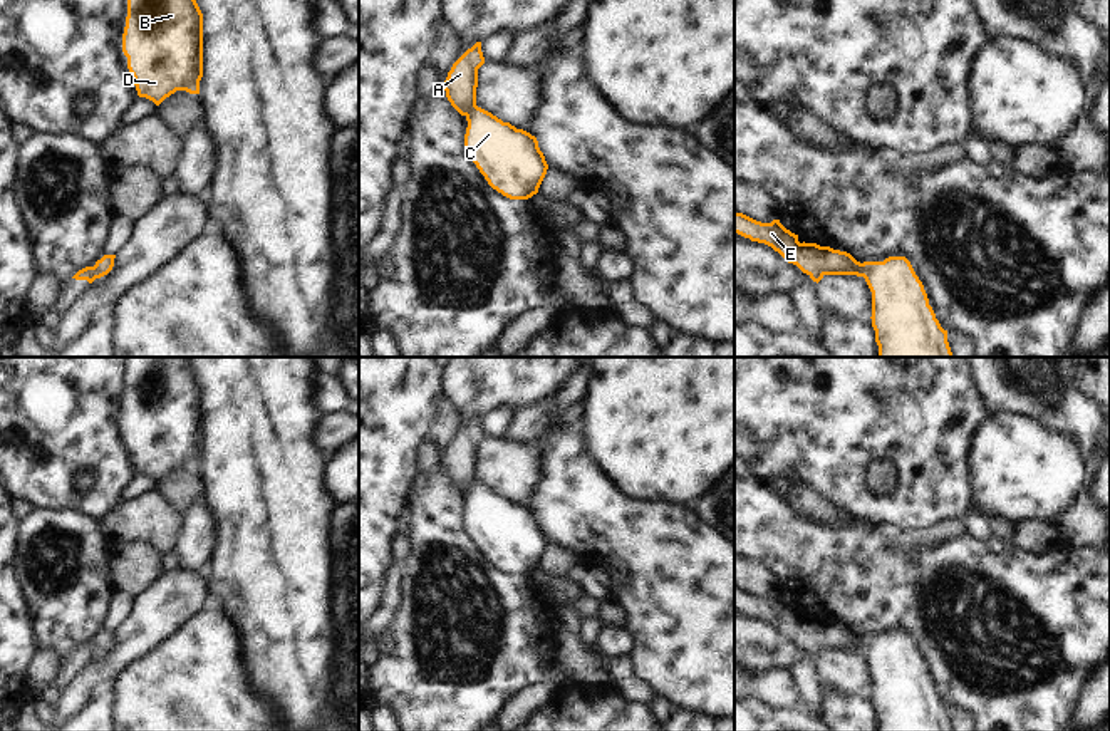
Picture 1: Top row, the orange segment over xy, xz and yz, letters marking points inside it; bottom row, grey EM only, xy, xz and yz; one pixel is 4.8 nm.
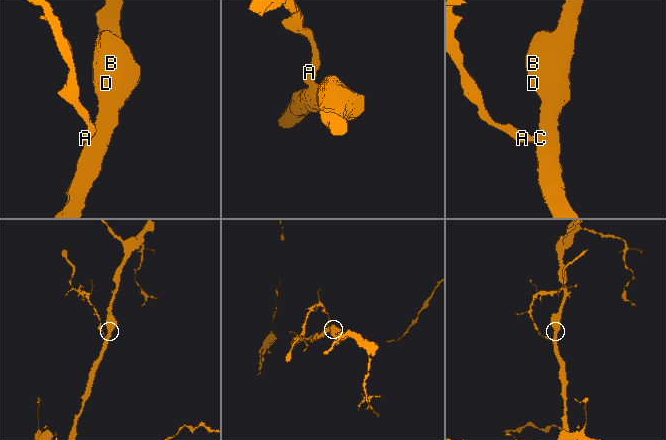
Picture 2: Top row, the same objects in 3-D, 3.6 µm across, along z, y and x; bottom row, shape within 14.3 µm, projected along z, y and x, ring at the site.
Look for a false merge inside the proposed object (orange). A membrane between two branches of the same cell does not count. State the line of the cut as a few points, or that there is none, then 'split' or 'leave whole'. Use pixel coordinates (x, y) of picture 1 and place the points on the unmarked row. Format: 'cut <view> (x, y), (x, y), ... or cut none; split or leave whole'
cut yz (861, 639), (864, 651); split

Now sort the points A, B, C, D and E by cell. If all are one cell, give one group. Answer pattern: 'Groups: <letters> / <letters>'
Groups: A E / B C D.

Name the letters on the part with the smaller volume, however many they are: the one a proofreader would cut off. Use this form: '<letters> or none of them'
A, E

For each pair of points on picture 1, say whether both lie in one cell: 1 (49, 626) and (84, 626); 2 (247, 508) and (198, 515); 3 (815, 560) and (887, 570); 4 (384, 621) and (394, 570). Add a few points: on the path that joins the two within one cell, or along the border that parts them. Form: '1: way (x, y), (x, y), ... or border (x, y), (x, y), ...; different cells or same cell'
1: way (57, 626), (76, 626); same cell
2: border (202, 497), (217, 523), (217, 545), (213, 552); different cells
3: way (834, 570), (869, 572); same cell
4: way (388, 609), (393, 597), (393, 582); same cell

